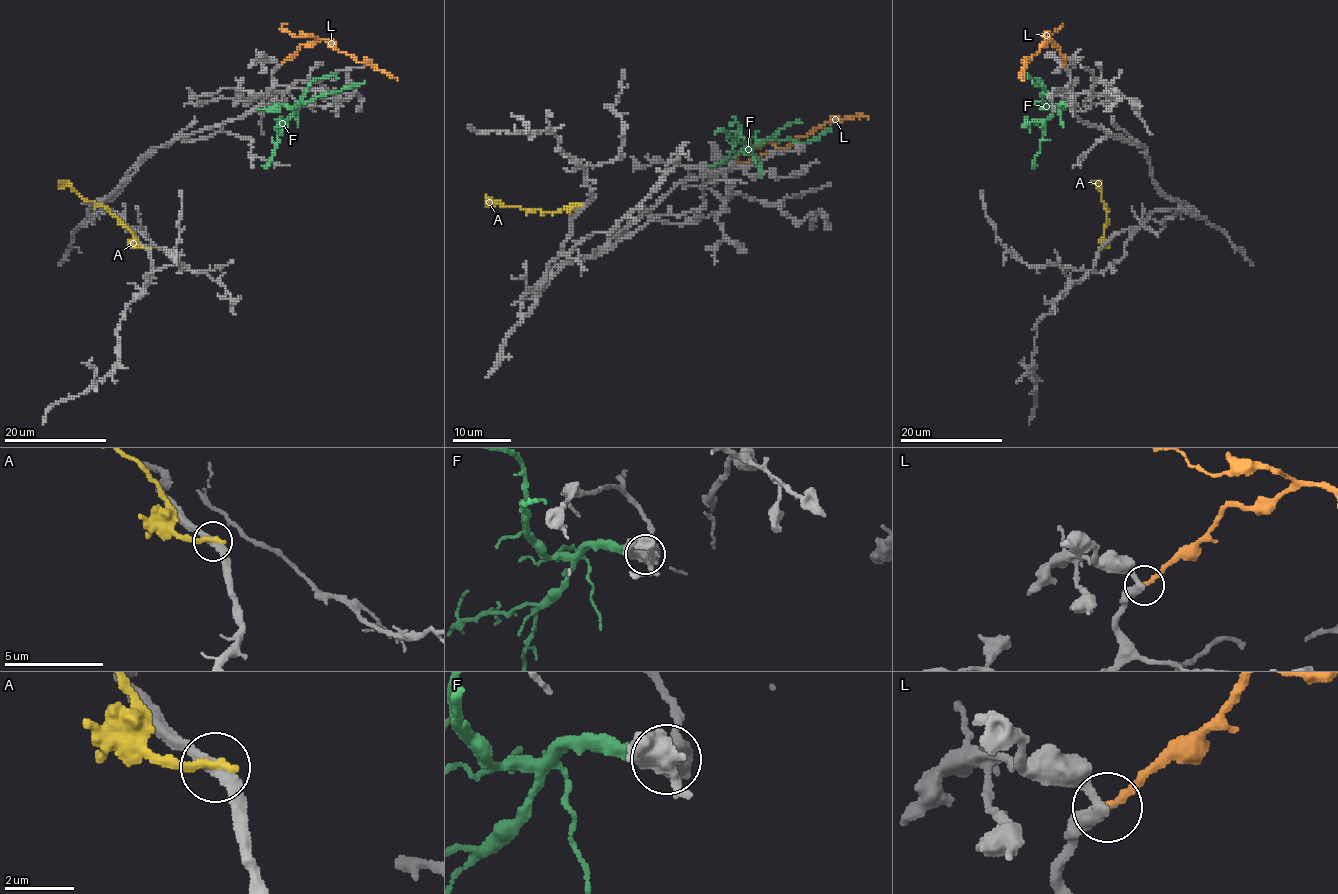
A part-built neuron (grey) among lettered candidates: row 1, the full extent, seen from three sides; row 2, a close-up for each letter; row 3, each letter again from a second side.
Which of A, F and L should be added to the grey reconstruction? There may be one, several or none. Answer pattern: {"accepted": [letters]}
{"accepted": ["L"]}

